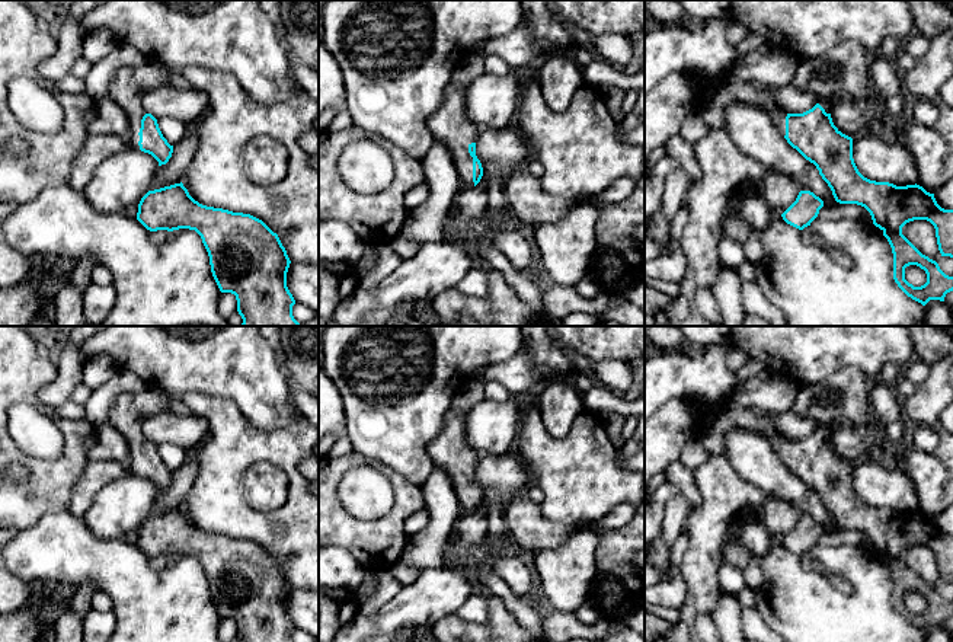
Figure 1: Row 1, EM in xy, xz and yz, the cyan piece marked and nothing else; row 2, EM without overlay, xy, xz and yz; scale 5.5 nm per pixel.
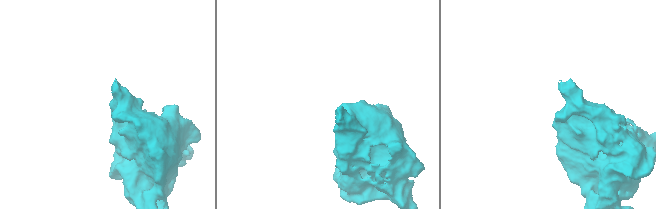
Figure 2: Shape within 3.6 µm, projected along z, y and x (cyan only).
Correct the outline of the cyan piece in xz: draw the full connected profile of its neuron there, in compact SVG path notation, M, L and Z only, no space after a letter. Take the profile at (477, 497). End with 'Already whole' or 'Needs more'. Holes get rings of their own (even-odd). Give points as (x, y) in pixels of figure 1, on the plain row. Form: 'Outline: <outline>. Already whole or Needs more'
Outline: M470 381L452 400L442 431L426 445L434 467L441 467L450 477L463 512L476 512L483 494L476 482L480 454L466 441L466 416L486 399L483 383Z. Needs more

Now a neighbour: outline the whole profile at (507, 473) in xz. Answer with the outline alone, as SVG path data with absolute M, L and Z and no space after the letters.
M514 453L482 454L476 466L476 482L482 489L483 502L476 512L463 512L454 534L442 550L455 556L460 566L473 566L480 556L487 533L487 511L490 499L487 492L495 489L506 508L512 499L524 495L530 486L530 472Z

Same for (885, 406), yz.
M879 380L870 387L872 428L880 429L904 416L904 405L898 400L895 387Z

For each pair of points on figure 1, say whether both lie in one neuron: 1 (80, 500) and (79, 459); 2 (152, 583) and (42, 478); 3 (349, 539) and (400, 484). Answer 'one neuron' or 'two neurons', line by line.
1: two neurons
2: two neurons
3: one neuron

